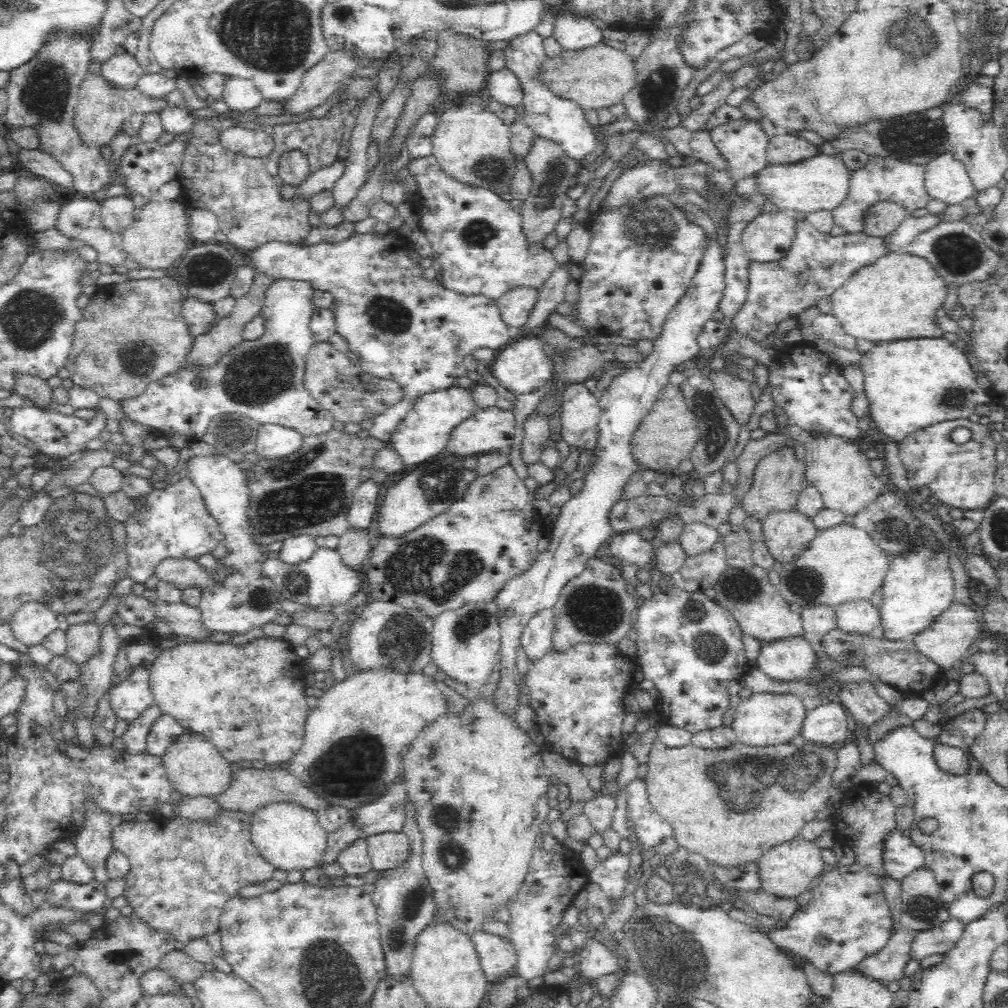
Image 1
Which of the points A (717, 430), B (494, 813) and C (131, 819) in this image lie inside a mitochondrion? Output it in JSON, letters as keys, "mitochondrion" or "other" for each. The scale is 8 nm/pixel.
{"A":"mitochondrion","B":"other","C":"other"}

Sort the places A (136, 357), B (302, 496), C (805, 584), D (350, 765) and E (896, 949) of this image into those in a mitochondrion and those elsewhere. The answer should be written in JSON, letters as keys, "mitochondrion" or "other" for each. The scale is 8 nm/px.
{"A":"mitochondrion","B":"mitochondrion","C":"mitochondrion","D":"mitochondrion","E":"other"}

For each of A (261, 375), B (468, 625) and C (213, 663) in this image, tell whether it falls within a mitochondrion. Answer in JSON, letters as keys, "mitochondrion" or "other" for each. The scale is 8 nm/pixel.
{"A":"mitochondrion","B":"mitochondrion","C":"other"}

